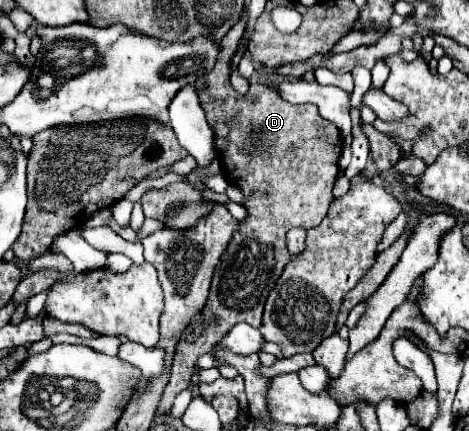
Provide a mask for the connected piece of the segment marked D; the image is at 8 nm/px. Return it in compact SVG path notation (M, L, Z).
M242 16L242 22L238 22L218 42L220 52L218 52L214 70L210 70L202 78L198 78L194 82L194 88L196 88L200 106L206 112L206 120L208 120L210 128L214 130L216 150L218 150L218 160L220 160L222 172L232 184L236 184L242 190L242 194L244 194L242 206L246 208L248 218L238 222L238 230L234 232L226 252L220 258L220 264L214 270L210 296L206 300L206 306L202 308L202 312L198 316L194 316L190 320L190 326L188 326L190 330L194 330L200 324L204 324L206 328L196 338L196 342L182 340L178 344L178 352L176 352L176 358L174 358L174 364L172 364L170 382L168 382L166 390L164 390L158 414L168 412L172 408L172 402L178 396L178 392L188 388L190 376L194 372L196 358L202 356L202 354L208 354L212 350L212 346L218 344L230 332L230 328L234 324L246 322L246 324L250 324L254 328L258 328L262 324L264 302L266 302L270 290L274 288L276 280L280 278L284 266L290 262L290 254L288 254L288 248L286 248L286 232L294 227L302 227L308 230L320 226L320 222L326 216L326 210L328 210L330 202L334 200L332 186L334 186L334 180L338 176L336 162L338 162L338 158L342 154L342 146L344 146L338 126L332 124L330 120L324 120L318 114L318 108L314 104L294 106L294 104L282 100L278 94L274 94L274 90L270 90L268 86L250 86L246 96L238 94L230 84L230 68L232 68L232 56L238 50L242 32L244 32L244 16Z

